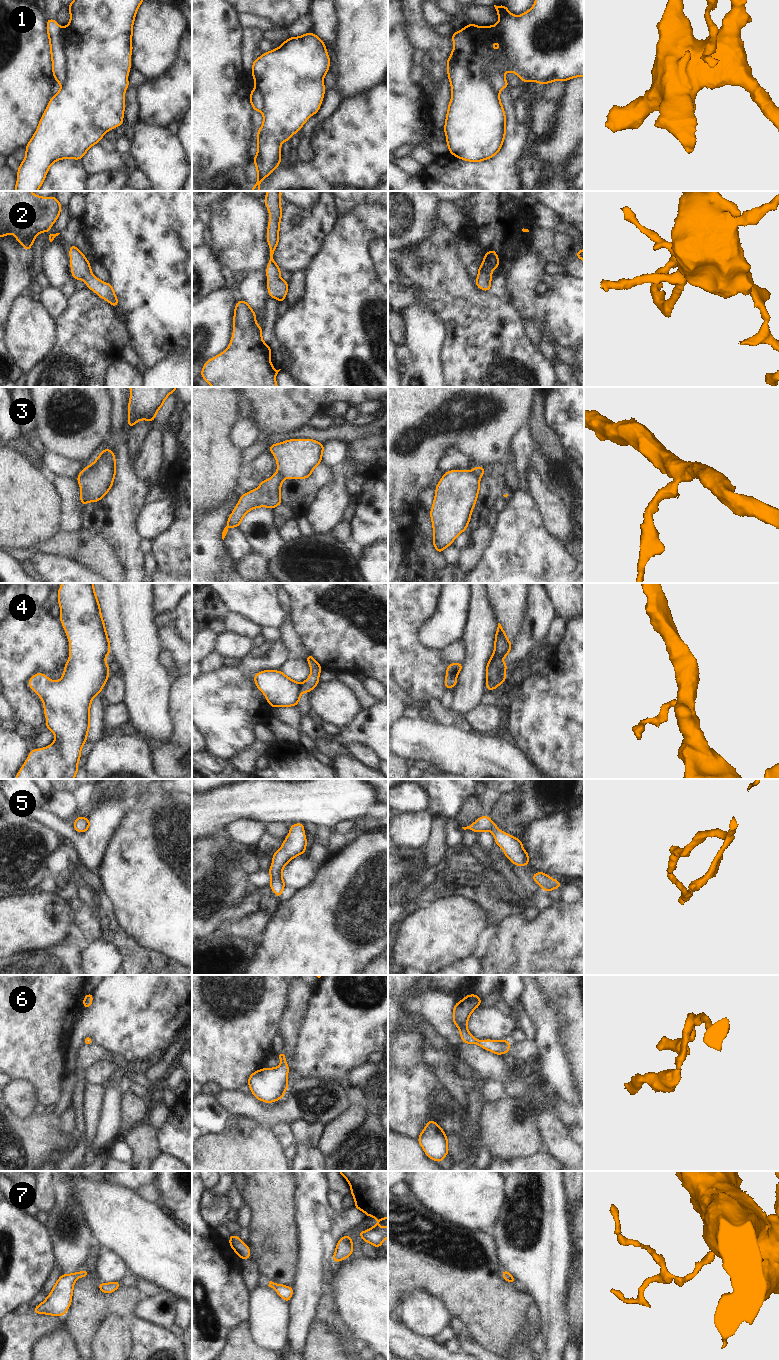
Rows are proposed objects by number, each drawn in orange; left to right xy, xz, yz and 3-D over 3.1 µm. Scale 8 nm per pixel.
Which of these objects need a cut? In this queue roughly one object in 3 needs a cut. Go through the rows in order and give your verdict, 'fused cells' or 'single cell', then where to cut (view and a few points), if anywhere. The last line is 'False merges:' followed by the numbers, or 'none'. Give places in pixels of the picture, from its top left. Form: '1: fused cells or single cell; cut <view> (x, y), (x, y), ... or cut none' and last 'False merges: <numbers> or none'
1: fused cells; cut xy (61, 33), (65, 56), (63, 65), (65, 80), (62, 84)
2: single cell; cut none
3: fused cells; cut xy (89, 466), (89, 471), (77, 480)
4: fused cells; cut yz (505, 654), (498, 660), (489, 660)
5: single cell; cut none
6: single cell; cut none
7: single cell; cut none
False merges: 1, 3, 4

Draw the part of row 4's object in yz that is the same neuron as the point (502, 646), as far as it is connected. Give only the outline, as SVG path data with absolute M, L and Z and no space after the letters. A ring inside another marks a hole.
M498 623L497 631L495 634L494 652L493 655L502 657L510 653L512 643L508 640L506 632L503 630L500 623Z

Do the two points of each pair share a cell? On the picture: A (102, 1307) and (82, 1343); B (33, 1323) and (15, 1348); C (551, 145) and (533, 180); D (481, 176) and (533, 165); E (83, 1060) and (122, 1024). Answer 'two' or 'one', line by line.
A: one
B: one
C: two
D: two
E: two

